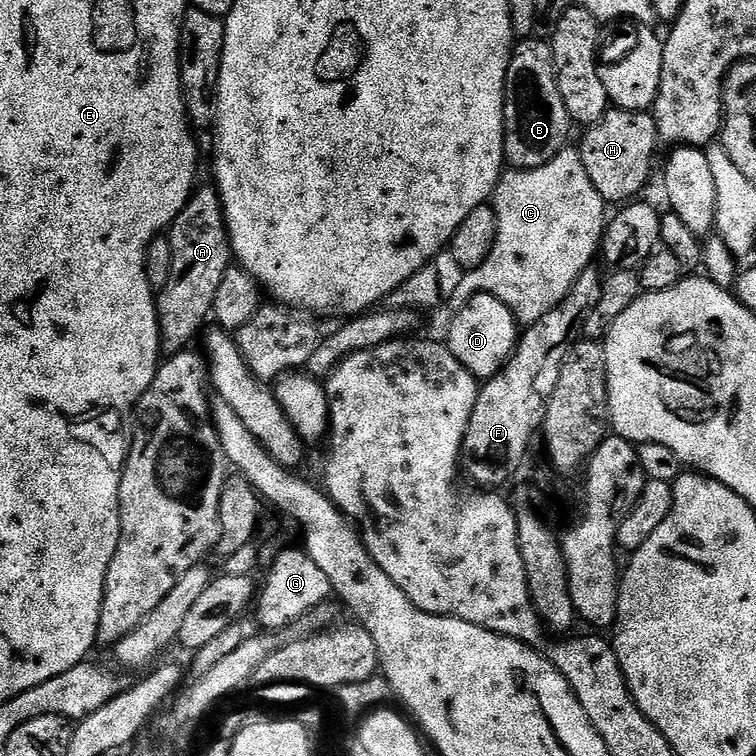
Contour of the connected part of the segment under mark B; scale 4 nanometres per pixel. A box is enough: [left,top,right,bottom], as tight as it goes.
[504,39,570,170]

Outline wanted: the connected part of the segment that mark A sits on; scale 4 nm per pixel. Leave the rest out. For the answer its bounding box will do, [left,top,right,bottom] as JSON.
[156,187,234,357]

